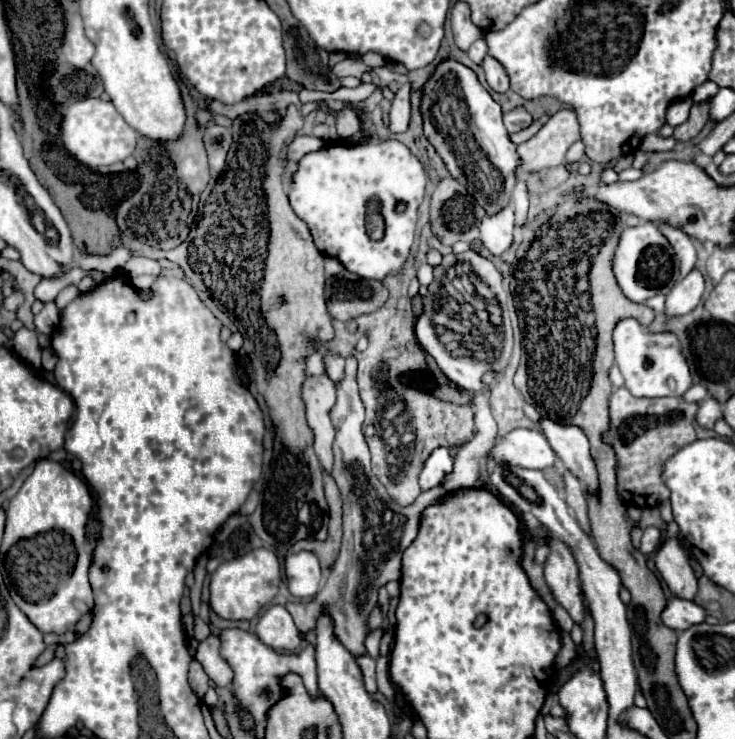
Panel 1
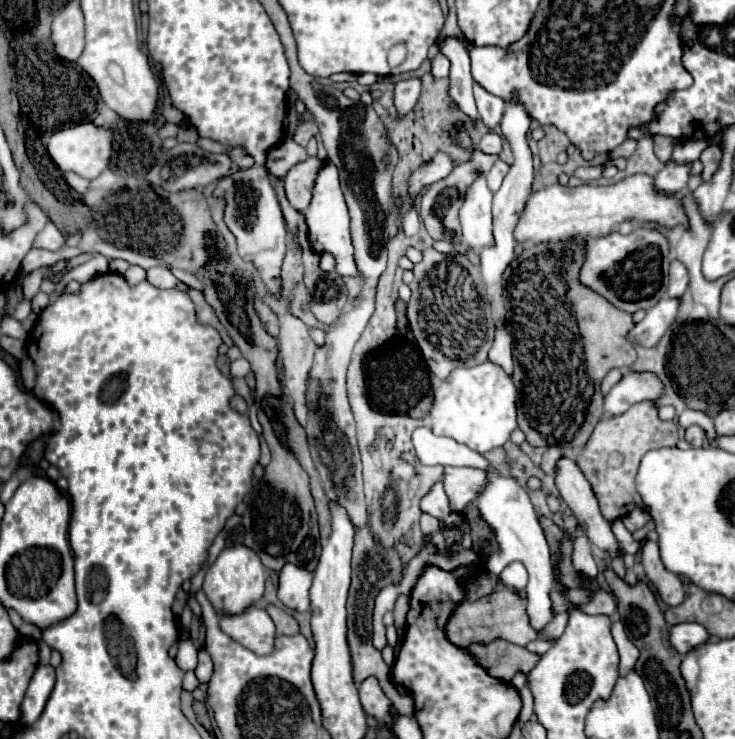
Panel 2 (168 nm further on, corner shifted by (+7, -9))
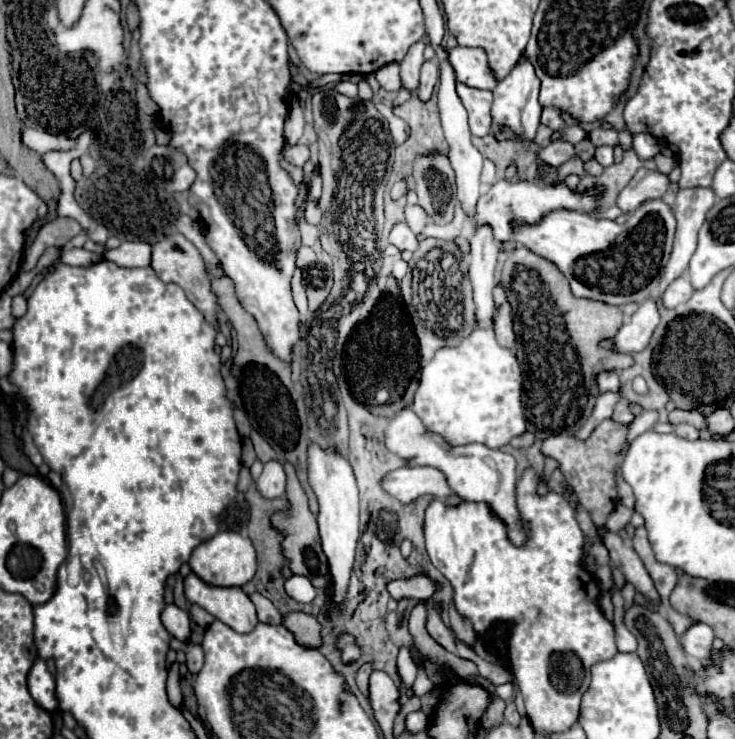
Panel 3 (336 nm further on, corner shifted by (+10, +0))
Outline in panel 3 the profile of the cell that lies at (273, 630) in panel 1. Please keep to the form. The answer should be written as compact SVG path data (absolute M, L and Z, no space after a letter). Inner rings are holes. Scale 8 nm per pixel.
M190 573L184 577L184 595L238 633L248 633L258 623L256 609L240 587L212 587Z

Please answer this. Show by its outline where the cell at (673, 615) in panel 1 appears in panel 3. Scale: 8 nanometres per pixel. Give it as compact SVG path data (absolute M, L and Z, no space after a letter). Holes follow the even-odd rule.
M704 623L692 625L684 635L682 635L682 647L688 655L696 657L704 667L710 667L714 663L712 659L712 643L714 643L714 631L712 627Z

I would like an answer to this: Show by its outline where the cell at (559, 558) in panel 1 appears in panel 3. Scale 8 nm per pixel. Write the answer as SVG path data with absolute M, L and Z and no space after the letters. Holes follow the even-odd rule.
M408 407L398 411L384 429L384 443L386 447L404 457L414 459L416 465L428 465L444 471L448 479L448 487L462 499L462 501L486 501L492 511L508 525L508 535L514 545L522 545L528 537L526 529L522 527L518 509L516 509L516 459L500 449L490 449L486 445L464 445L452 447L440 435L428 433L414 411Z

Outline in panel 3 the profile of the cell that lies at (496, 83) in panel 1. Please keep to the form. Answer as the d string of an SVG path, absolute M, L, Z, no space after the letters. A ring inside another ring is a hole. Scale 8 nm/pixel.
M458 83L456 93L460 95L460 101L464 103L468 111L468 125L470 133L474 137L484 137L490 133L492 127L492 91L482 91L482 89L472 89L468 85Z

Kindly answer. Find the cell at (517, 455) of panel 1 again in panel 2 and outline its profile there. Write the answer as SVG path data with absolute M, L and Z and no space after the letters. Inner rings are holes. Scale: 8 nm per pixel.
M447 466L443 472L445 492L449 496L449 506L453 512L459 512L463 516L463 524L467 524L467 532L463 532L461 544L465 548L473 546L471 528L465 520L465 506L483 492L483 484L487 484L487 472L479 472L479 468L467 468L467 466Z

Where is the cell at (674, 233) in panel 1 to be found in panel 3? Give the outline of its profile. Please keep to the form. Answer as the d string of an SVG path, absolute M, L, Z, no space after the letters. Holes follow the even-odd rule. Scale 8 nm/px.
M678 277L674 283L668 285L666 293L662 295L662 305L664 305L666 309L674 309L676 305L686 303L686 301L692 297L692 291L694 291L694 289L692 289L690 281L688 281L686 277Z

